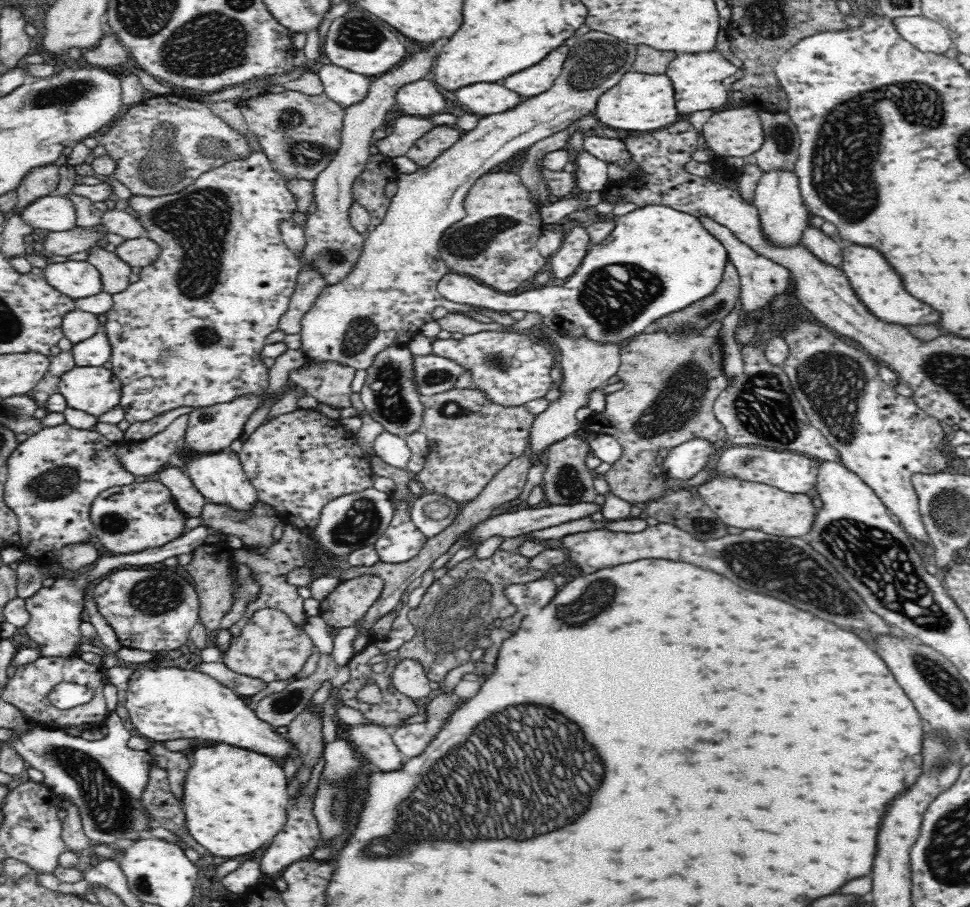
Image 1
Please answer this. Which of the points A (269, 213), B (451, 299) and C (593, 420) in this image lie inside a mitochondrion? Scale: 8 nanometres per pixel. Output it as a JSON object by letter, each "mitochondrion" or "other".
{"A":"other","B":"other","C":"other"}

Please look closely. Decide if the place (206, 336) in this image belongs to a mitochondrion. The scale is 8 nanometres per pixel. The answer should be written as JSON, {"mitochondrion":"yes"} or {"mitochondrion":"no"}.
{"mitochondrion":"yes"}

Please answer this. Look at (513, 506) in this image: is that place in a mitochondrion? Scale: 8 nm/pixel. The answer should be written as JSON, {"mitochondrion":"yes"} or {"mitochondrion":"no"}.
{"mitochondrion":"no"}

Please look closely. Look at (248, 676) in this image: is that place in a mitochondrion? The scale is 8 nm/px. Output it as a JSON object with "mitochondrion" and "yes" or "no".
{"mitochondrion":"no"}

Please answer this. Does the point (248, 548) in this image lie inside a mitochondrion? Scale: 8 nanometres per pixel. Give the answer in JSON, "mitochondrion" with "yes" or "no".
{"mitochondrion":"no"}

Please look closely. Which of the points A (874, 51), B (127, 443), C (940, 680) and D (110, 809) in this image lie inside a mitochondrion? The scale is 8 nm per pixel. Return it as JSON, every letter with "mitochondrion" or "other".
{"A":"other","B":"other","C":"mitochondrion","D":"mitochondrion"}

